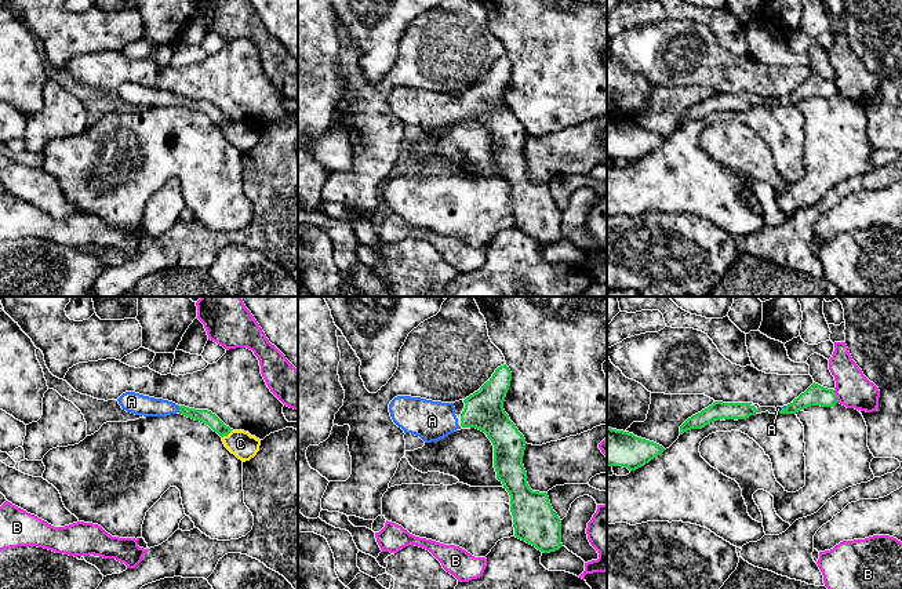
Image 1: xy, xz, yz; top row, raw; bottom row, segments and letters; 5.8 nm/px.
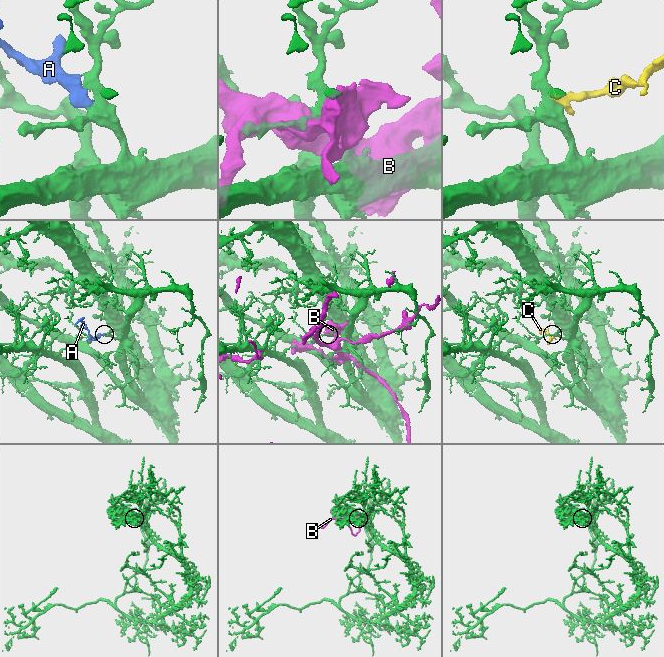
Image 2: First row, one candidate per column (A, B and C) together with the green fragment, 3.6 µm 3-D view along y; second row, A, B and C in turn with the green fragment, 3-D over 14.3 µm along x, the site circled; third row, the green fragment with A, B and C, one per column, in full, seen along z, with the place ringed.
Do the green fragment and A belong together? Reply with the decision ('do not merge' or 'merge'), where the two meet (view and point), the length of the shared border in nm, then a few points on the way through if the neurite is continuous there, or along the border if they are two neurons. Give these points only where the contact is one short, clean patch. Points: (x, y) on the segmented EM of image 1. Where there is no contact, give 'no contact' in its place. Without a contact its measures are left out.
merge | xy (179, 408) | 40 nm

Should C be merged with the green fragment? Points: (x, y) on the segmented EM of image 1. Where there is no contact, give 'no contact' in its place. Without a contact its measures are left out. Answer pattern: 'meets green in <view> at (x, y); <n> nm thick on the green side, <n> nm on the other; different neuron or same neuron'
meets green in xy at (226, 435); 80 nm thick on the green side, 150 nm on the other; same neuron

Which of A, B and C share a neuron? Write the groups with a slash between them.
A C / B

